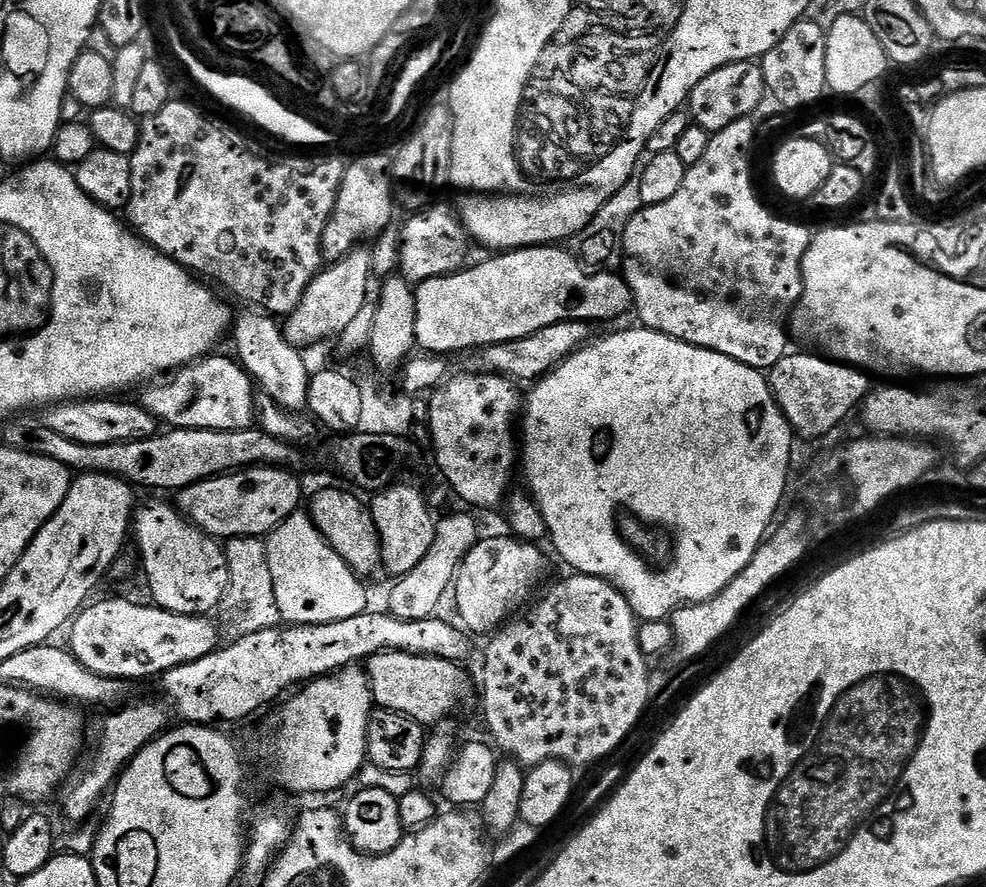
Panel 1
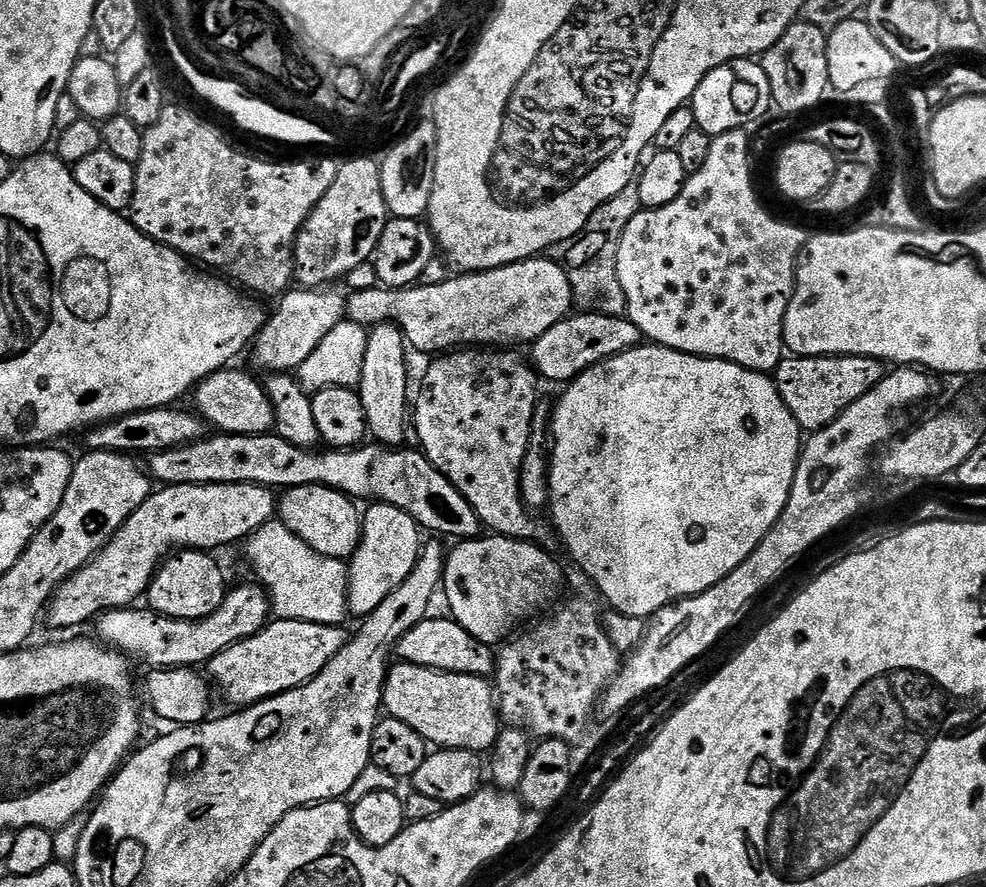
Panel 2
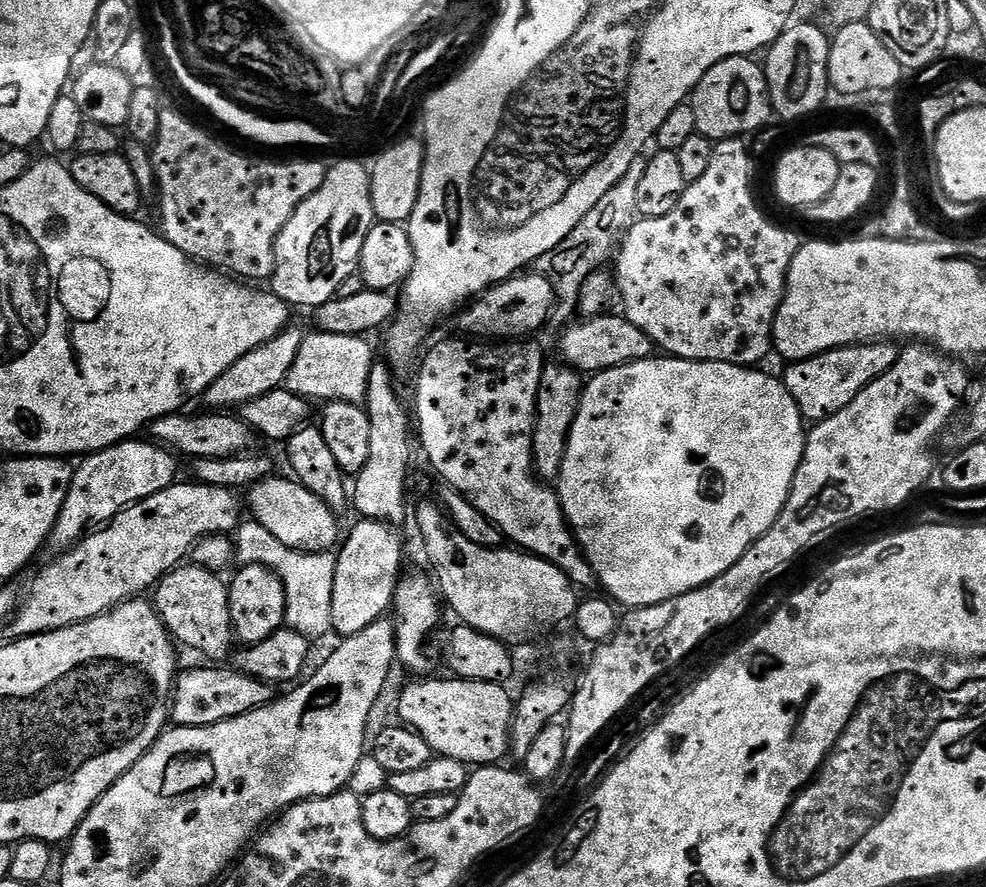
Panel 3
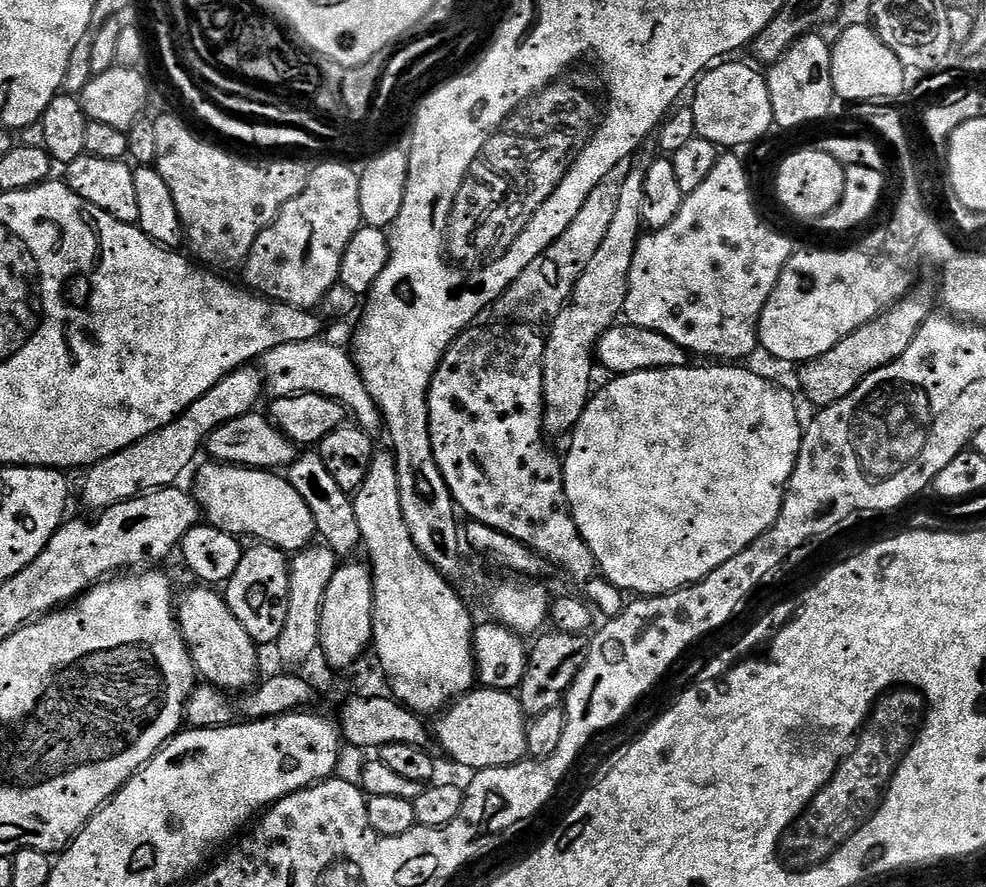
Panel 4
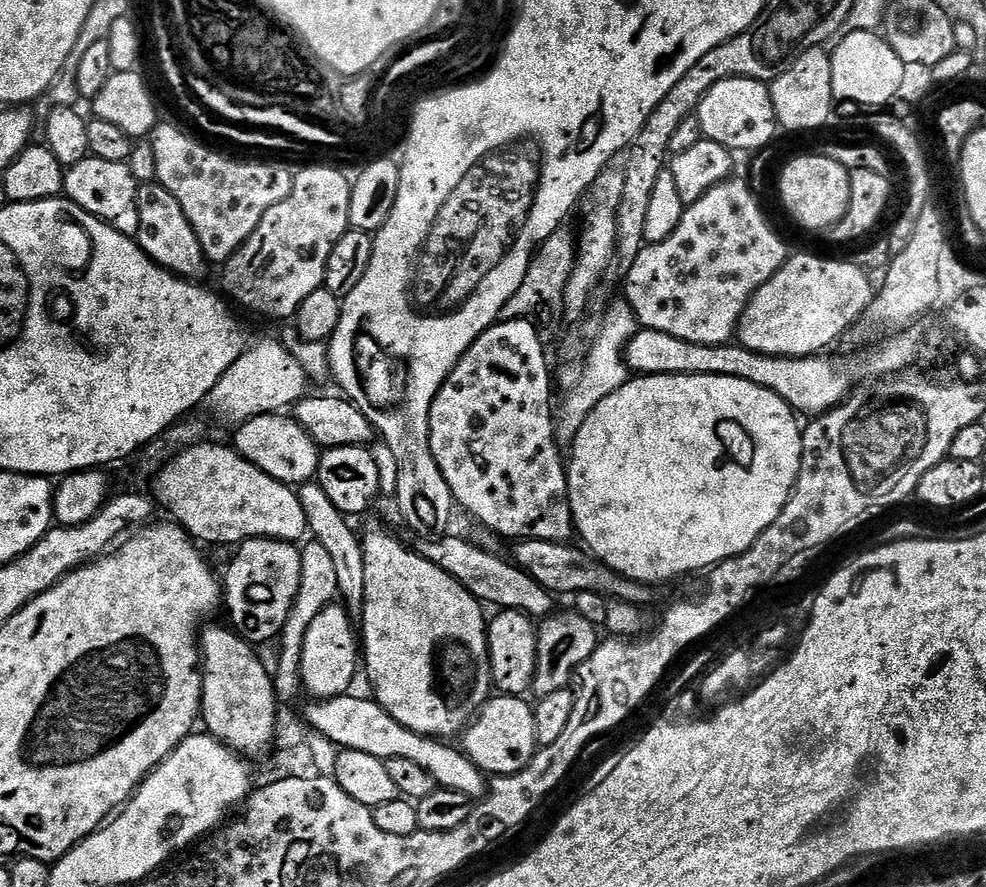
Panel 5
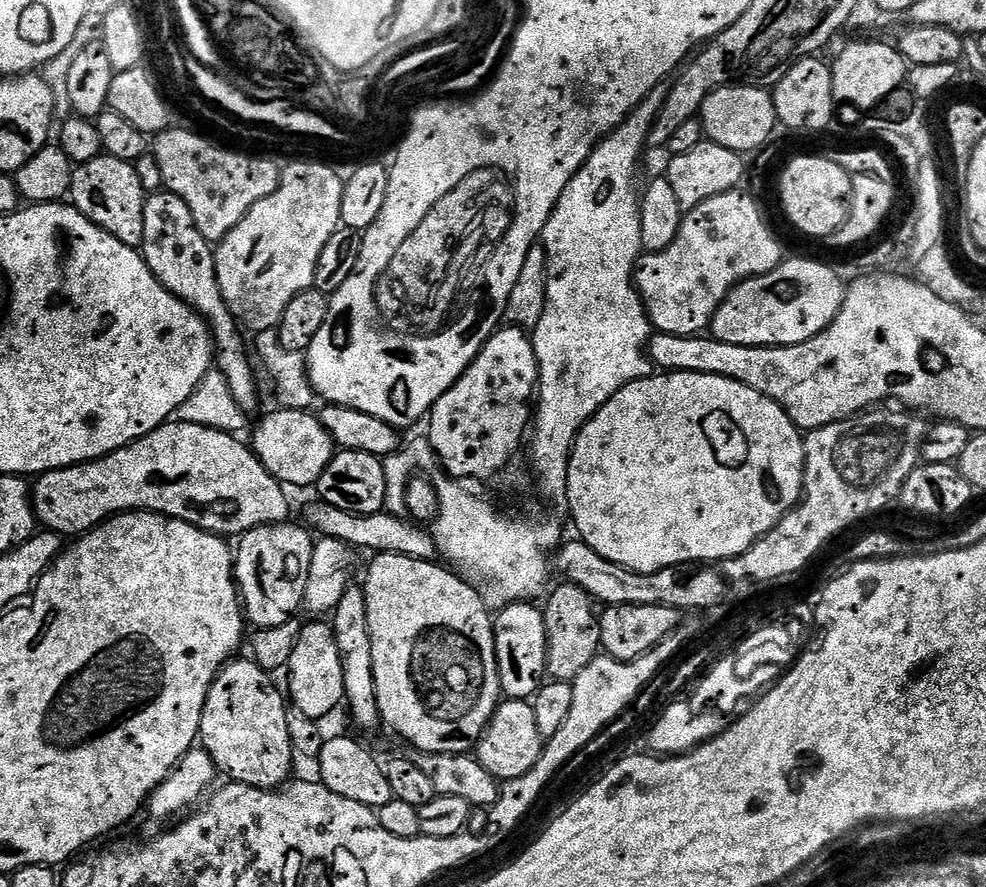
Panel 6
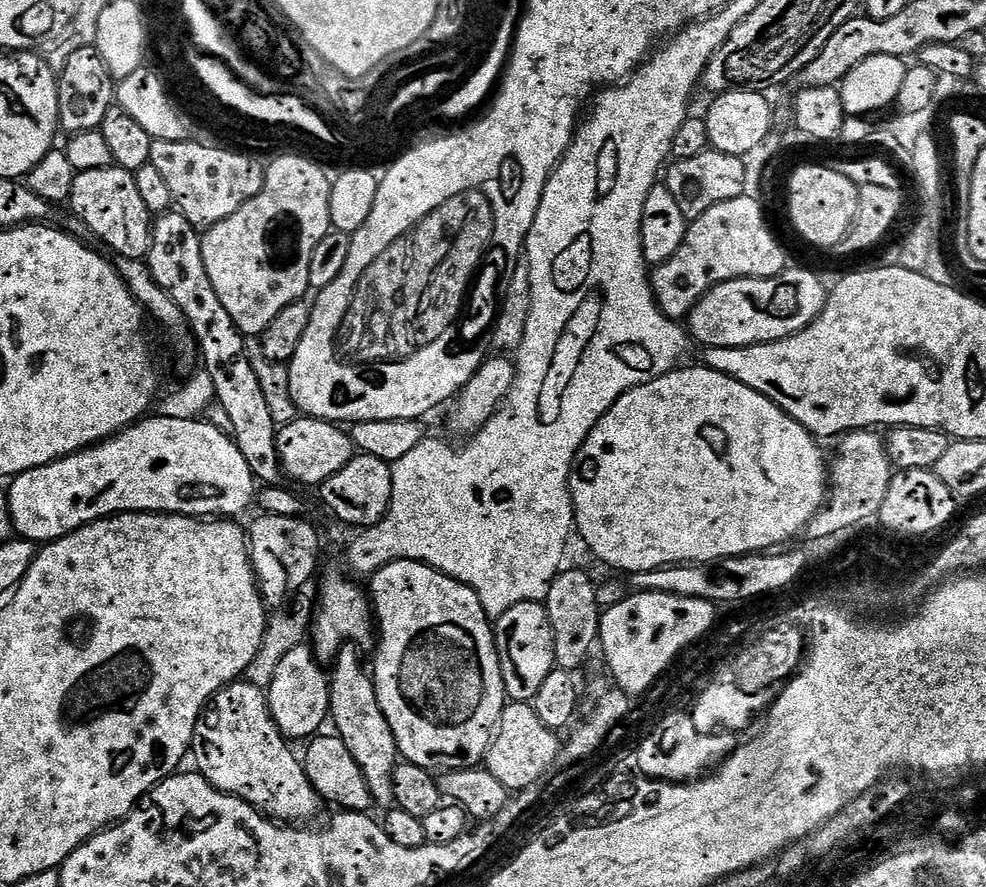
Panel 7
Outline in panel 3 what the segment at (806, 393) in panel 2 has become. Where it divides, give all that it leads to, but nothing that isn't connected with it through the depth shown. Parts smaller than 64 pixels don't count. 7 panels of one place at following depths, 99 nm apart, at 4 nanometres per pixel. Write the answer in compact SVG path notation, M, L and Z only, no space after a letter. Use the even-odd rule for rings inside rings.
M865 342L832 348L829 352L789 363L782 379L805 421L819 422L838 414L838 410L846 410L870 382L882 378L901 354L901 349L896 346L892 342Z

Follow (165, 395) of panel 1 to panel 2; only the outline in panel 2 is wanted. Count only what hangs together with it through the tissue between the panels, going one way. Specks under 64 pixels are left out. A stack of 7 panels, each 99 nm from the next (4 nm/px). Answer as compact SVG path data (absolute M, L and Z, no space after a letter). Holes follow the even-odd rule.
M232 371L215 372L212 376L207 376L201 384L196 385L194 389L195 411L211 427L212 424L216 427L213 429L224 434L262 436L271 433L276 419L265 385L263 383L256 384L255 378L247 376L244 372Z

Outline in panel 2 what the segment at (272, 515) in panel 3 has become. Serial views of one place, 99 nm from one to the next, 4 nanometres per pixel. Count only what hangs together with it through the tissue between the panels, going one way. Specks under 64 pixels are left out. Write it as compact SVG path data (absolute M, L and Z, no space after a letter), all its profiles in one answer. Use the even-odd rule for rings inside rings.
M307 484L289 488L279 497L278 519L290 529L306 546L318 550L326 558L351 561L356 547L360 545L362 531L362 512L356 509L351 496L344 495L336 488L324 484Z

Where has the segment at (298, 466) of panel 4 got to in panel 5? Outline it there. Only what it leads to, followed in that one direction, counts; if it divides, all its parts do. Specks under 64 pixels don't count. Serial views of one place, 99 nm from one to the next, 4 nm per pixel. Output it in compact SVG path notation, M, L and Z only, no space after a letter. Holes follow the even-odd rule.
M317 482L299 485L298 495L302 502L302 510L306 510L308 532L319 544L326 546L330 558L334 561L334 570L338 574L338 596L349 616L360 618L364 615L364 595L366 594L366 562L364 561L364 545L361 537L356 536L354 529L348 525L349 517L340 512L338 506L326 496L326 492Z

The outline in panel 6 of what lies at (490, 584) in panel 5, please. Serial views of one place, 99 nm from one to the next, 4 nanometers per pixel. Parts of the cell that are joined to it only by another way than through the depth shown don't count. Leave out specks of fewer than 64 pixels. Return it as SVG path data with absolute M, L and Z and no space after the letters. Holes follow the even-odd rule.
M314 500L314 503L306 508L306 516L309 520L307 523L317 535L332 537L349 547L364 548L370 550L369 552L400 553L403 556L414 557L416 560L435 561L437 559L439 552L436 542L427 529L409 519L402 520L388 513L389 511L383 510L372 515L360 516L334 508L321 500Z

